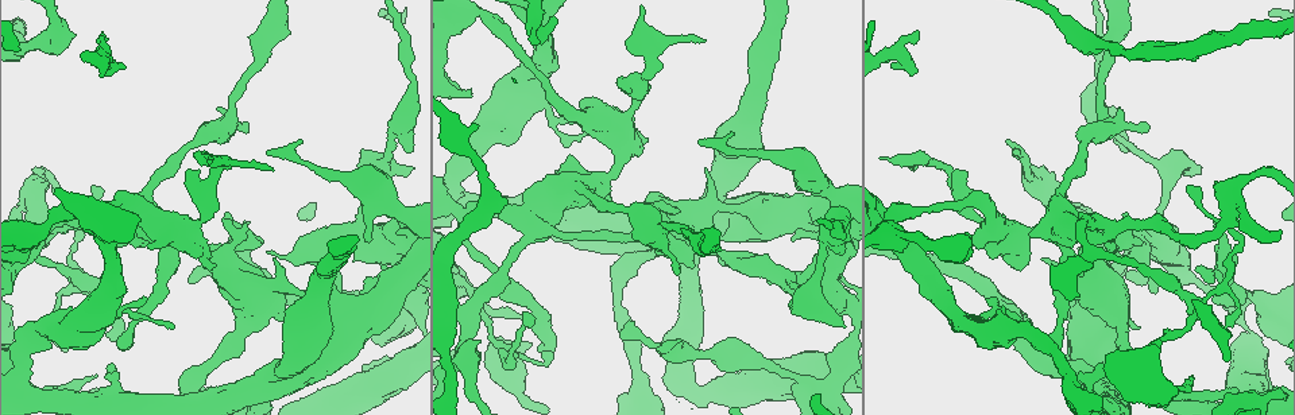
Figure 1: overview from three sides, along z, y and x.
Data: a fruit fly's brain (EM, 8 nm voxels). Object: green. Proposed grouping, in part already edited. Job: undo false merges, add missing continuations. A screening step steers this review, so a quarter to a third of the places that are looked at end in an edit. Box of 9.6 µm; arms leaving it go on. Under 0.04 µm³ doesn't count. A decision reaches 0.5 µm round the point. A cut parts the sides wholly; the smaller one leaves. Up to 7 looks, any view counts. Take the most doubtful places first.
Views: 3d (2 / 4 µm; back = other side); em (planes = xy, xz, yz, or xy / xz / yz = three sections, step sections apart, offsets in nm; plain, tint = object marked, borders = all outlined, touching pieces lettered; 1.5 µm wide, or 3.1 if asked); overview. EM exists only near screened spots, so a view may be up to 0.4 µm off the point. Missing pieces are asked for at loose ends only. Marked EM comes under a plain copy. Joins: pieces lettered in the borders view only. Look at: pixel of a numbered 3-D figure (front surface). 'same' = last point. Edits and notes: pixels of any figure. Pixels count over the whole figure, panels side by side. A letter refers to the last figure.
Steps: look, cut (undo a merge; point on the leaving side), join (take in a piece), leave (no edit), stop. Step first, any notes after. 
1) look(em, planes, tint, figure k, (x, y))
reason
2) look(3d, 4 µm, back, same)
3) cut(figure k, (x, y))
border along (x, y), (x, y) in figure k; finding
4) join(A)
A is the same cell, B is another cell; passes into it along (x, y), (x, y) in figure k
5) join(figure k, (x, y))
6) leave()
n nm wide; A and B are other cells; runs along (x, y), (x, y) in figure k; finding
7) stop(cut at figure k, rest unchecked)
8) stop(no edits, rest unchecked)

look(3d, 2 µm, figure 1, (96, 378))
free end

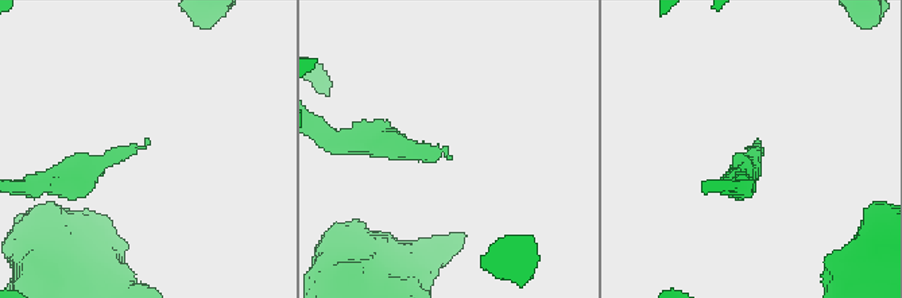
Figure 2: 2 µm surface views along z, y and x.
look(em, yz, step 4, tint, figure 2, (445, 146))
need the tissue

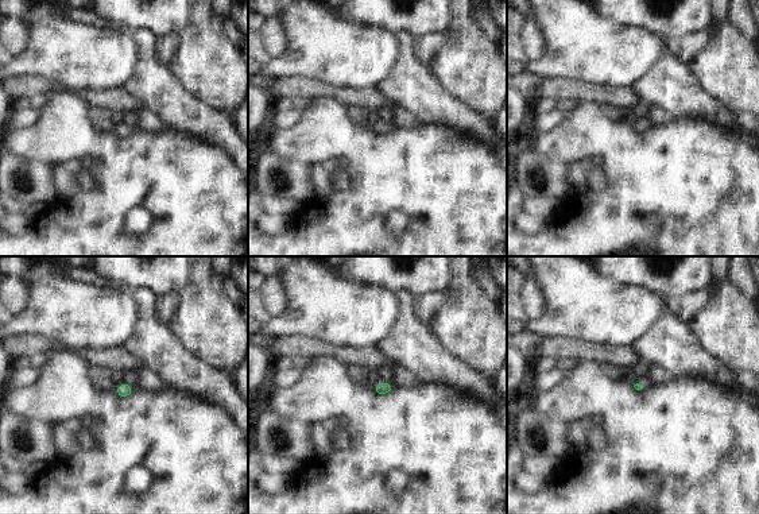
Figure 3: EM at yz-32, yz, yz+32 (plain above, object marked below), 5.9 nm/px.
look(em, xz, step 4, borders, same)

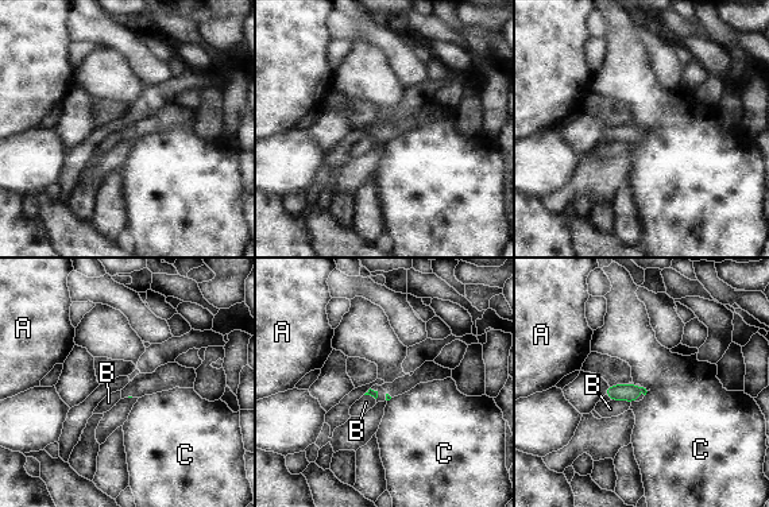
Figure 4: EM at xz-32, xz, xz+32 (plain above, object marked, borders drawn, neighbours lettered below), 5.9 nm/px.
leave()
A, B and C are other cells; border along (641, 386), (646, 391), (645, 395) in figure 4; no lettered piece goes on from it

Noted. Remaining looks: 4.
look(3d, 2 µm, figure 1, (109, 364))
an open end

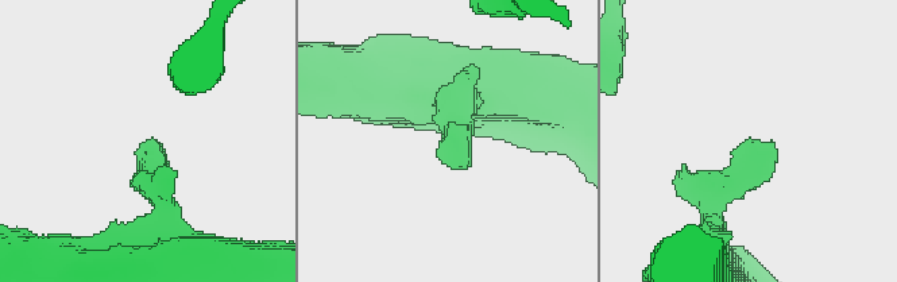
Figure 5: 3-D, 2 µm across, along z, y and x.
look(em, planes, borders, figure 5, (773, 144))

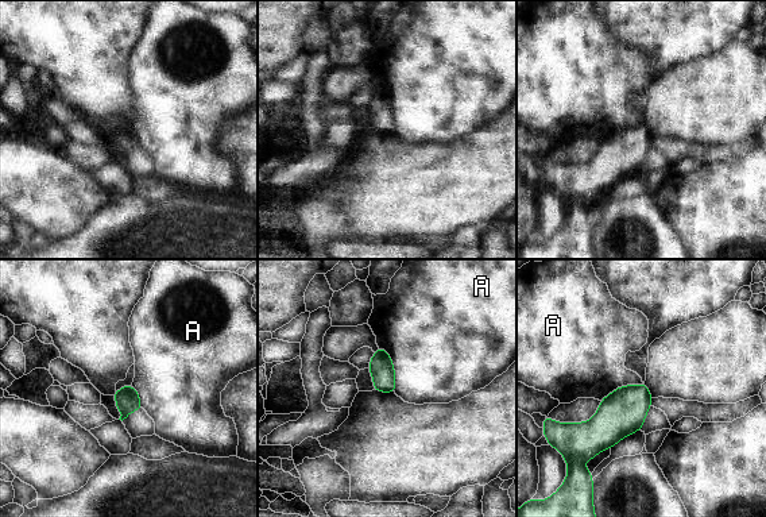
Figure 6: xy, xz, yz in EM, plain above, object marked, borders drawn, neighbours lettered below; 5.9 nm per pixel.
leave()
140 nm wide; A is another cell; border along (378, 346), (391, 361), (395, 392) in figure 6; none of them fits

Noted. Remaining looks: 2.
look(em, yz, step 4, tint, figure 1, (1014, 264))
an open end

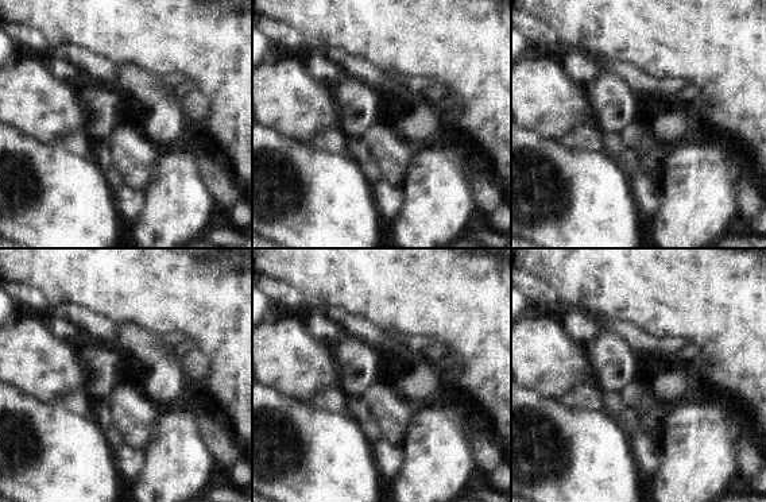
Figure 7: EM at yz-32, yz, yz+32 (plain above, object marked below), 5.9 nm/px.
look(em, planes, borders, same)

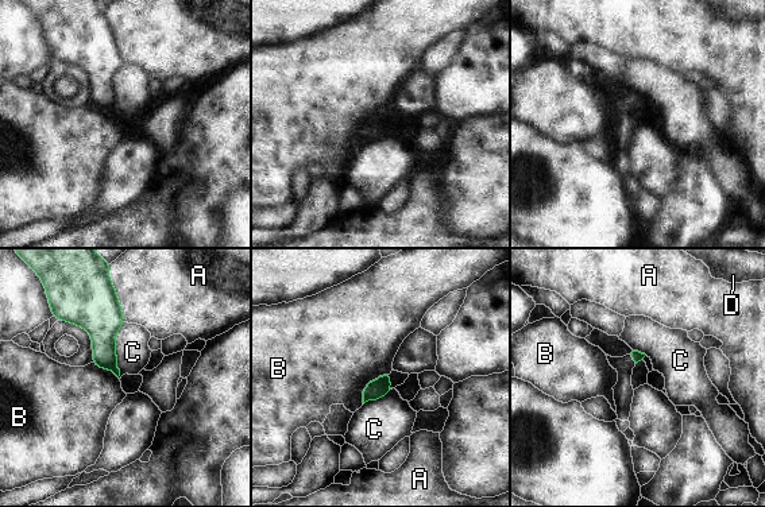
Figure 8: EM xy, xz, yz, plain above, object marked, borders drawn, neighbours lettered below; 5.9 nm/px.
leave()
A, B, C and D are other cells; border along (124, 321), (115, 337), (118, 376) in figure 8; no lettered piece goes on from it

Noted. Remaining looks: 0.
stop(no edits, rest unchecked)

